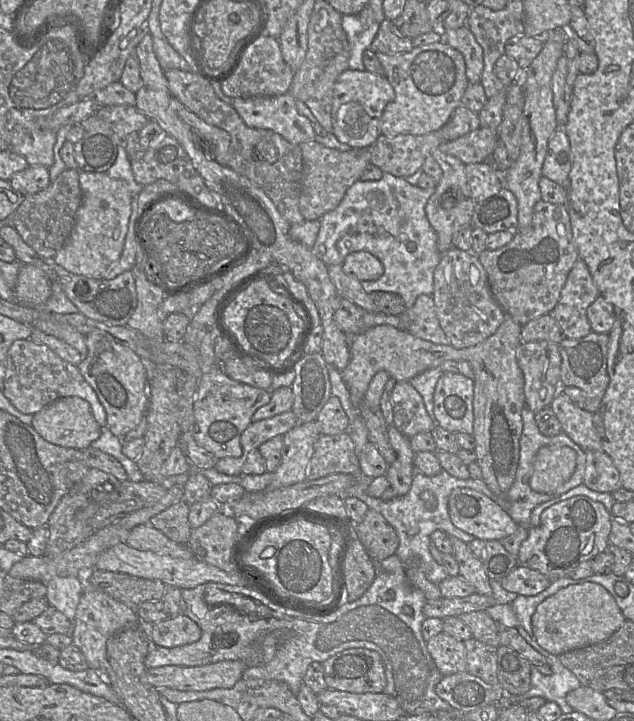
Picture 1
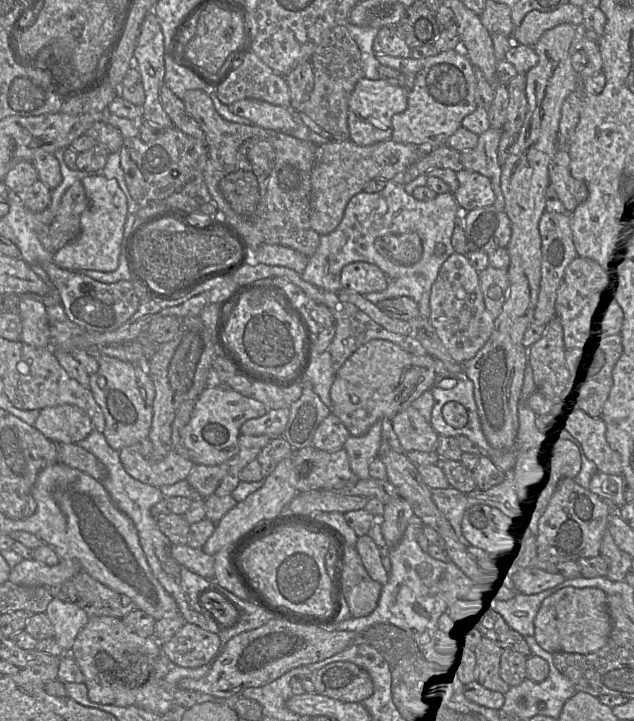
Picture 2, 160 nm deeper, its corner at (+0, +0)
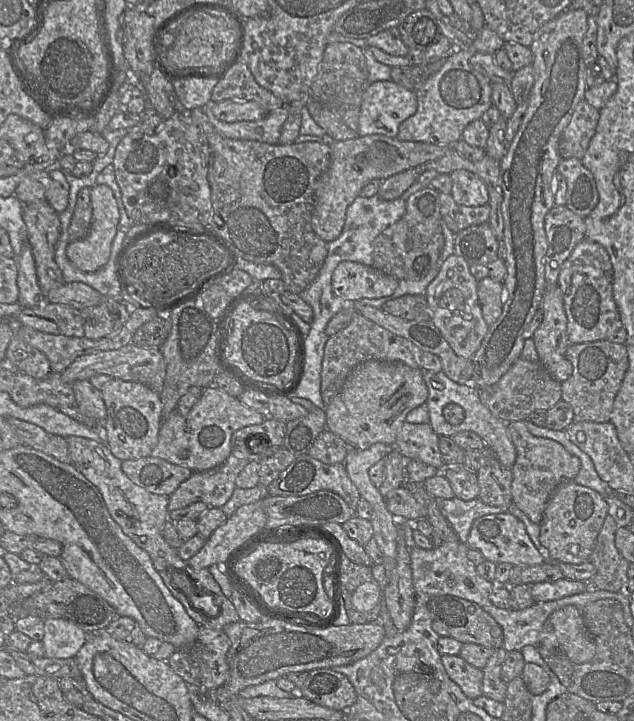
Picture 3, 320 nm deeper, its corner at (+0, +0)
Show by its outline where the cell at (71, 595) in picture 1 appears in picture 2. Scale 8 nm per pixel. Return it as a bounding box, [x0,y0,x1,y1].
[45,596,88,653]

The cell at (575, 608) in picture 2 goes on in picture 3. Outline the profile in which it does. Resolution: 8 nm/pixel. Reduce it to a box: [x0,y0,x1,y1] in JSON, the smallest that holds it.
[539,605,596,664]

